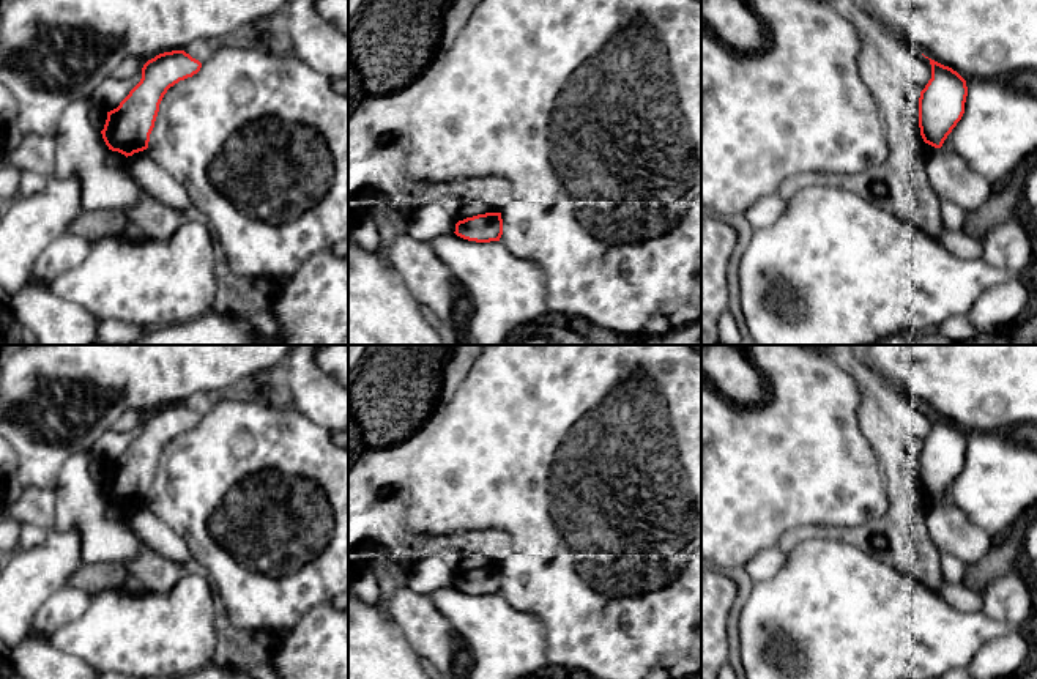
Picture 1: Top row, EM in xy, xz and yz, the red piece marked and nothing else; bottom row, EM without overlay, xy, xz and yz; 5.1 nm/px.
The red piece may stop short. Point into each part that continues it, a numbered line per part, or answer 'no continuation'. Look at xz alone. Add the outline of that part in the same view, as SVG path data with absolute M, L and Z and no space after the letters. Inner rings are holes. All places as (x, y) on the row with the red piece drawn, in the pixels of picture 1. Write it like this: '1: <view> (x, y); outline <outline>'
no continuation

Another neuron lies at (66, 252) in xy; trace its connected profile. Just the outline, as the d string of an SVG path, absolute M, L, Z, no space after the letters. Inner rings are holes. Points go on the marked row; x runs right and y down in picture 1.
M72 233L61 235L39 254L32 277L43 285L49 285L60 274L82 265L91 244L91 241Z

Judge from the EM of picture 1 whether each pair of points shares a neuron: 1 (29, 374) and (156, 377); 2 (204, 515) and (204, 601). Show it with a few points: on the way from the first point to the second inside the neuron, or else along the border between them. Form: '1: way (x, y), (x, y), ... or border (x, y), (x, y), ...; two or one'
1: way (60, 361), (125, 361); one
2: border (194, 567), (208, 580), (219, 604); two

